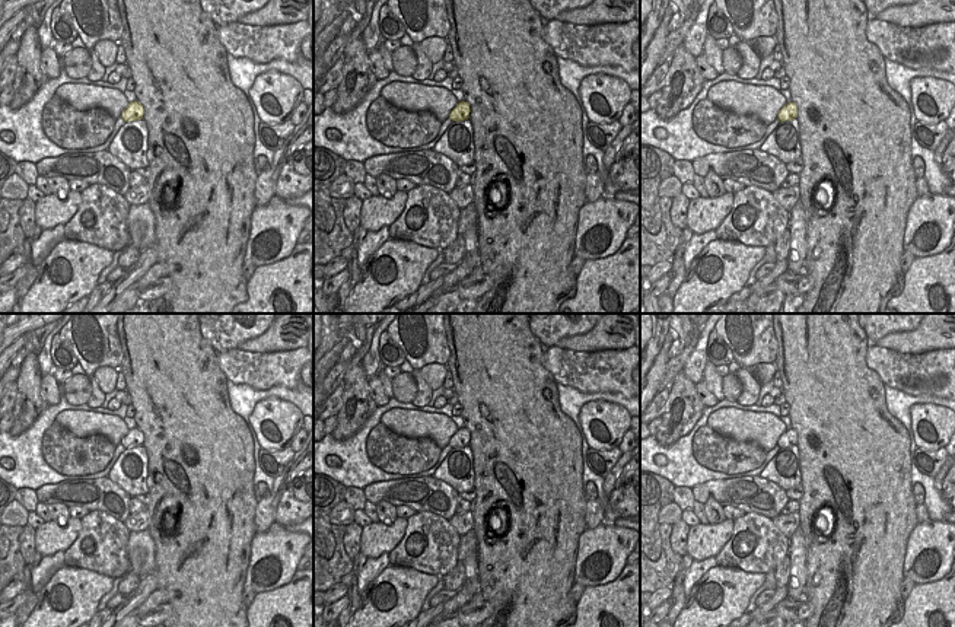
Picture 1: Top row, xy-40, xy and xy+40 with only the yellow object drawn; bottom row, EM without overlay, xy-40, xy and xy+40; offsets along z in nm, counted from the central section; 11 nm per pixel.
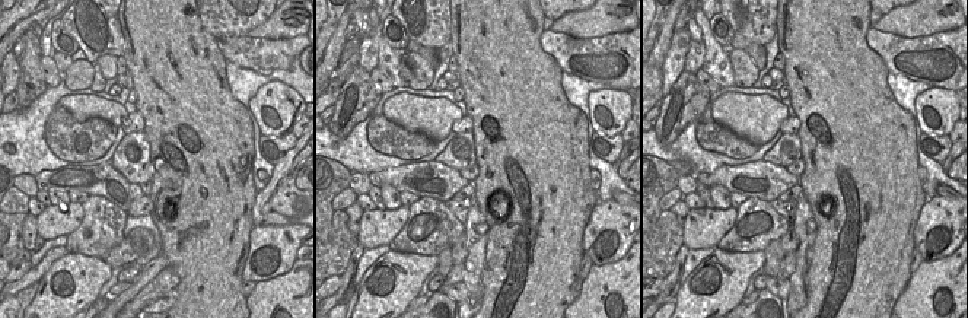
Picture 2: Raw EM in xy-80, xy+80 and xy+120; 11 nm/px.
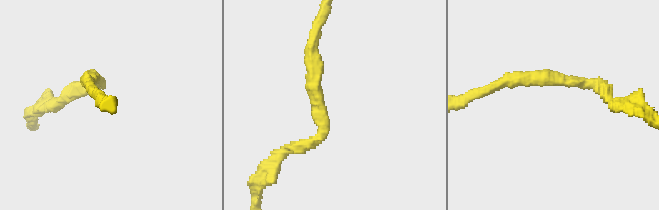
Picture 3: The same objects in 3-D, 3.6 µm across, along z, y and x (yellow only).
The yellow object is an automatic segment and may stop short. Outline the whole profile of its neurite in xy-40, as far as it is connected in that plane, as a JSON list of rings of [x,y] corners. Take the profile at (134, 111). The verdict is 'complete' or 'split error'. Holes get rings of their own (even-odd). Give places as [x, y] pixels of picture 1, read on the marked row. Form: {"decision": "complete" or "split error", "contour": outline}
{"decision": "complete", "contour": [[[134,101],[130,102],[128,106],[121,112],[121,118],[128,122],[128,121],[137,121],[141,120],[144,115],[144,108],[140,102]]]}

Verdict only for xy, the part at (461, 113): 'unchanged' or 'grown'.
unchanged

